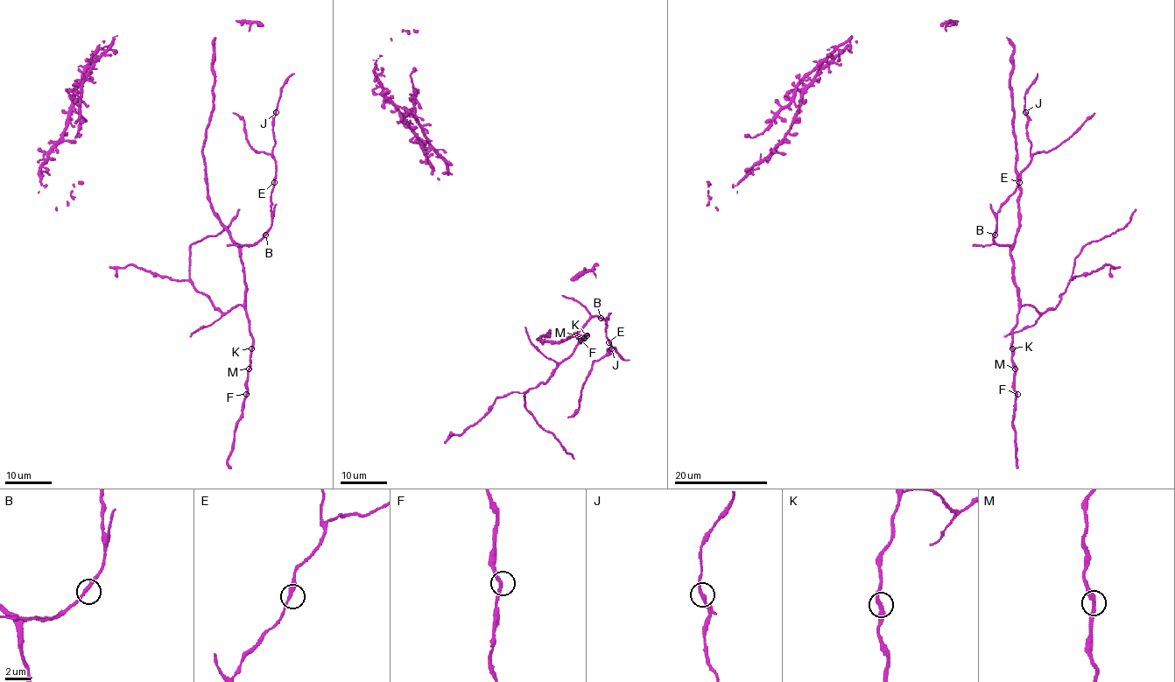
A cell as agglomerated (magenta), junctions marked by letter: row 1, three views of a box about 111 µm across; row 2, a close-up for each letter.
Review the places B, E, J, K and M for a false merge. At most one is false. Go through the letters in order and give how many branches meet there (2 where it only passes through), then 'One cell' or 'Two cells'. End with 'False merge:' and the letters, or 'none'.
B: Branches: 2. One cell
E: Branches: 2. One cell
J: Branches: 2. One cell
K: Branches: 2. One cell
M: Branches: 2. One cell
False merge: none

